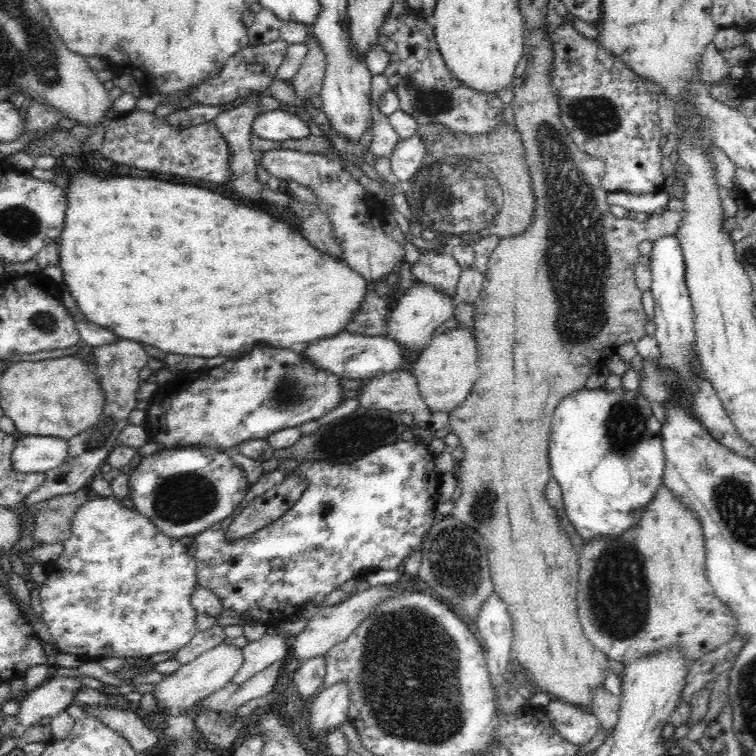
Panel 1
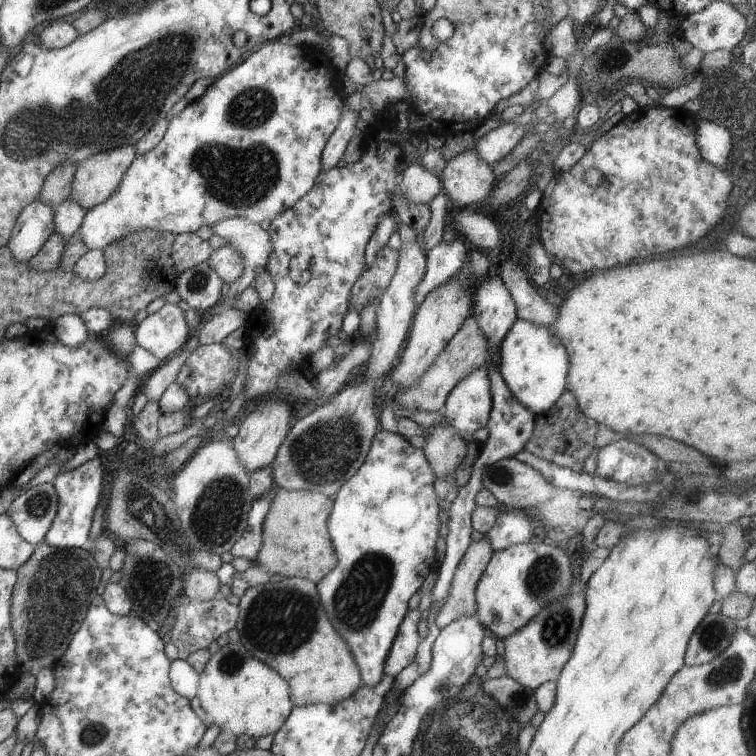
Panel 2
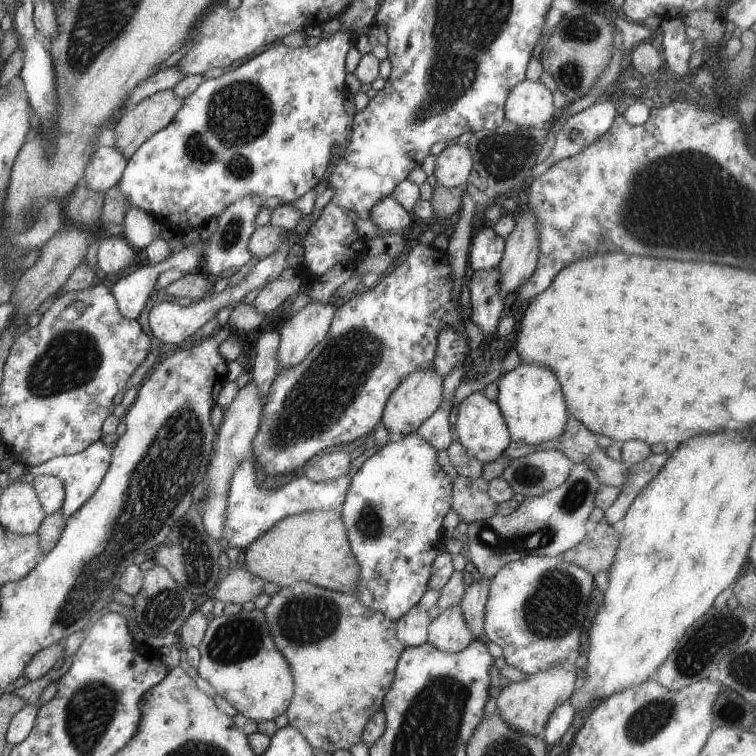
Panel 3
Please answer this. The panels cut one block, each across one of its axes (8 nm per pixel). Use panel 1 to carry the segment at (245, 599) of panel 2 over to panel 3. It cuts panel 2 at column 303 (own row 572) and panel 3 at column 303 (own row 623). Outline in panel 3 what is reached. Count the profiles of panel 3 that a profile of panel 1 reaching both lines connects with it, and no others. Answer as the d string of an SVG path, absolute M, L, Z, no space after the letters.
M294 582L293 586L283 587L277 591L277 594L270 596L269 604L262 608L265 616L265 622L269 626L269 636L273 638L273 644L277 650L281 652L283 658L289 664L293 680L293 696L290 704L286 708L285 714L288 718L288 725L296 728L303 738L317 750L325 752L325 754L332 755L333 752L339 749L348 749L359 742L365 723L371 718L371 714L375 714L377 710L382 708L382 700L393 682L394 670L397 666L397 661L405 646L397 640L395 636L396 622L385 618L385 614L381 612L373 612L367 606L363 606L355 595L343 594L337 591L324 589L308 582Z

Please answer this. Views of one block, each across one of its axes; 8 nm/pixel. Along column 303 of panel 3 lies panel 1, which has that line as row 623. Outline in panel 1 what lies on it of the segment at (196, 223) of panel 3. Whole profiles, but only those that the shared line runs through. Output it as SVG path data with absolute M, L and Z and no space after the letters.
M99 496L82 503L76 510L71 520L71 536L63 542L63 552L60 558L52 561L47 568L47 579L38 589L39 601L43 610L43 621L52 633L53 644L59 653L70 652L77 657L88 661L100 661L111 656L148 657L152 654L164 654L164 652L176 653L184 648L194 635L196 627L194 617L197 614L188 602L190 591L196 586L195 564L187 553L187 547L176 538L165 536L154 523L142 516L136 509L130 510L121 502L112 497Z

